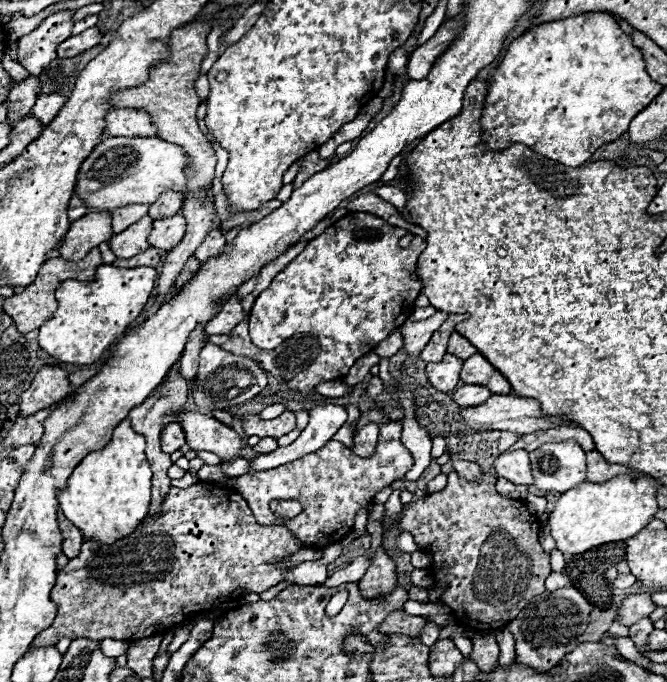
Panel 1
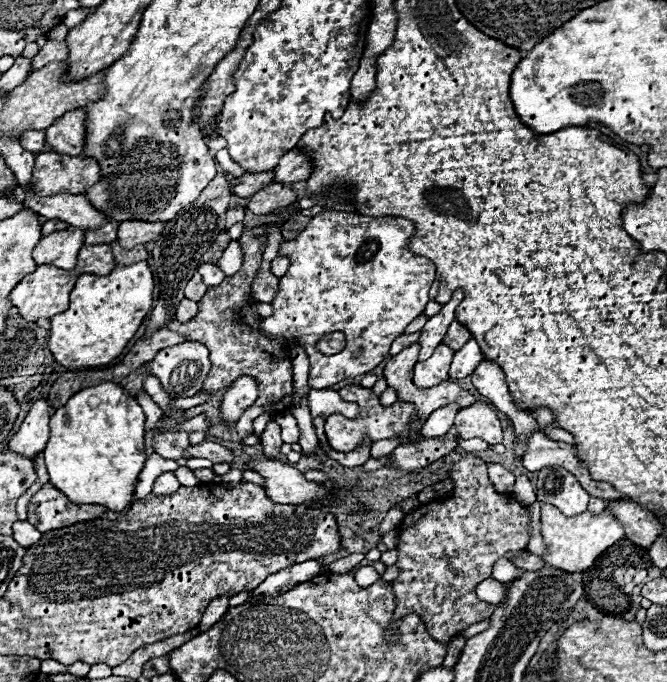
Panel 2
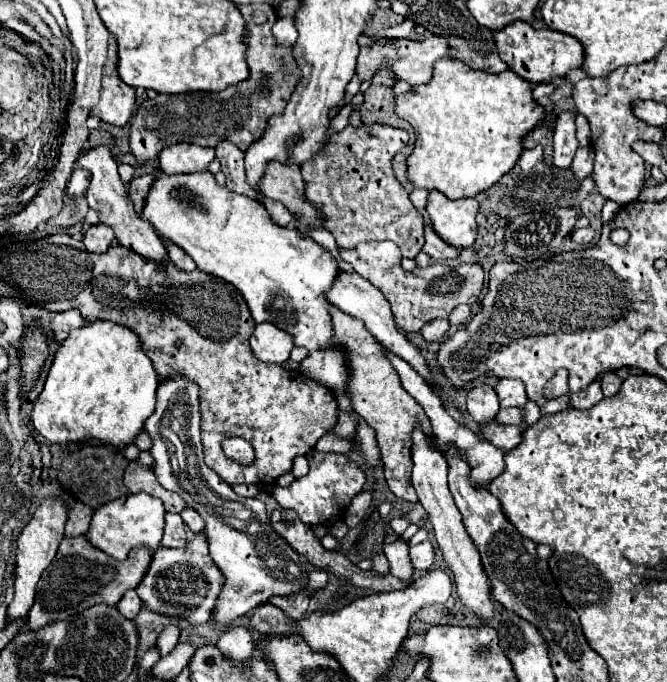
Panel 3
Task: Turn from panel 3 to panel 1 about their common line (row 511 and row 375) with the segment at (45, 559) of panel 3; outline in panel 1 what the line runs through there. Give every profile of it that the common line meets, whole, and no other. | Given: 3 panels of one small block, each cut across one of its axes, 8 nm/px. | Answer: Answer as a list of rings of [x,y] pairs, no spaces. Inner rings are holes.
[[[44,366],[32,380],[30,388],[22,394],[20,412],[24,416],[32,416],[64,400],[68,392],[70,392],[68,374],[56,366]]]

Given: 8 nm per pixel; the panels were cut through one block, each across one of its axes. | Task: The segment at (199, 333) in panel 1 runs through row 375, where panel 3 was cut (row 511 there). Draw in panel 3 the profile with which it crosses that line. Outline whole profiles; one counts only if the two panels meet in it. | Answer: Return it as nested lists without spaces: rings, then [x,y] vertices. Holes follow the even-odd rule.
[[[184,508],[182,512],[180,512],[180,516],[182,516],[182,520],[186,522],[186,526],[190,528],[190,530],[194,530],[194,532],[200,532],[200,528],[204,528],[204,520],[200,518],[200,514],[194,510],[194,508]]]

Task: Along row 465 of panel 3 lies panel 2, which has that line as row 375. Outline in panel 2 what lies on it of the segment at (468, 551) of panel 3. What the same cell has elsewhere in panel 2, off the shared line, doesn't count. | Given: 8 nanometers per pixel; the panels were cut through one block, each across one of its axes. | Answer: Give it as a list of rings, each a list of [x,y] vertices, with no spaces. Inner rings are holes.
[[[440,344],[426,362],[418,362],[414,366],[414,384],[418,388],[430,388],[448,380],[448,368],[450,368],[452,356],[454,356],[454,350],[448,348],[446,344]]]

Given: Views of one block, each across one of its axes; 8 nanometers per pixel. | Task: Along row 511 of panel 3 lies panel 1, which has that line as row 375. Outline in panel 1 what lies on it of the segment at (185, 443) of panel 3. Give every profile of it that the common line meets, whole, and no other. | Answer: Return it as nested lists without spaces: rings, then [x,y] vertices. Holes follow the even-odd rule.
[[[206,344],[200,352],[198,360],[198,374],[196,380],[190,384],[190,394],[196,406],[206,410],[228,410],[232,406],[244,404],[252,400],[266,388],[266,372],[250,358],[236,356],[216,344]]]

